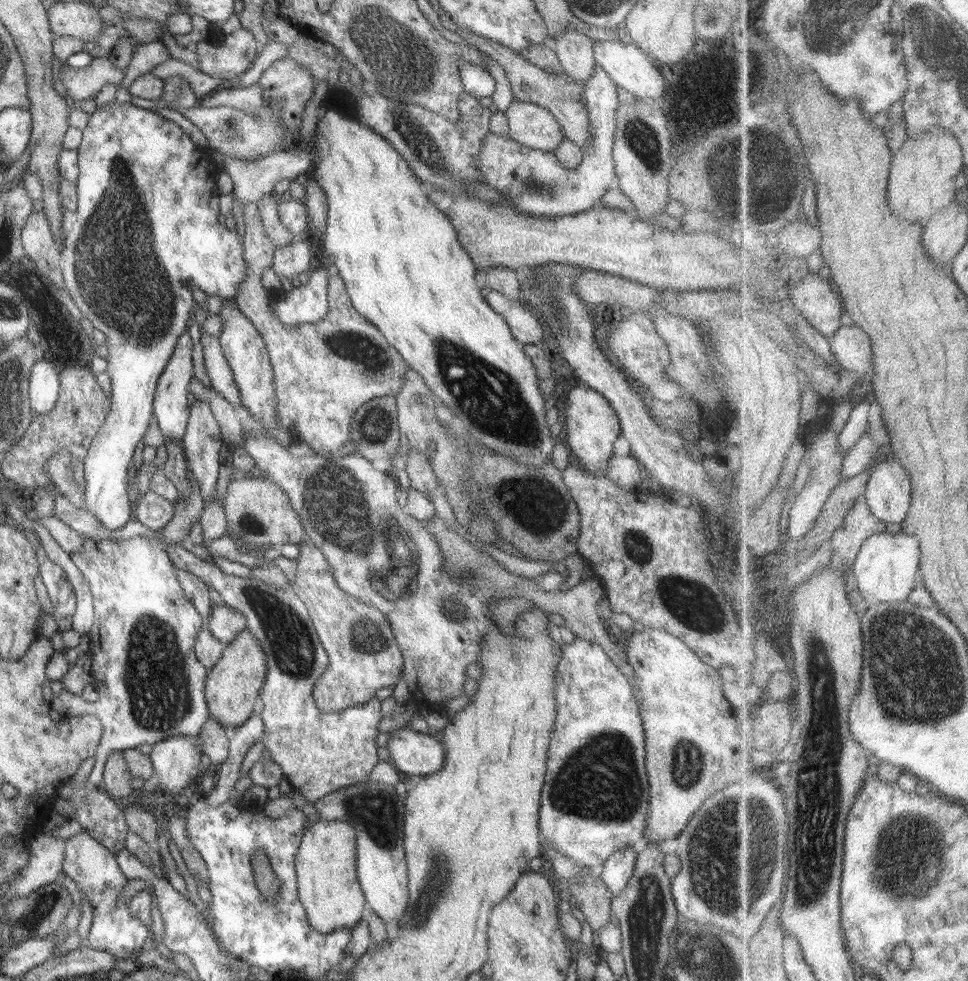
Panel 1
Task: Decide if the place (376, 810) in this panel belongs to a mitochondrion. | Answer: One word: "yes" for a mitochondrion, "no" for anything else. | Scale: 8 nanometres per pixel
yes

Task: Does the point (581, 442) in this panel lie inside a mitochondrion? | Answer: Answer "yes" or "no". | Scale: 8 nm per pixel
no

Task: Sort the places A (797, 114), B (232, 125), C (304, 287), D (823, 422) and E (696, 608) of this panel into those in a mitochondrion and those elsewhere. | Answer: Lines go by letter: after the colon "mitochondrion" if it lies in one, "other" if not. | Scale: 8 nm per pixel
A: other
B: mitochondrion
C: other
D: other
E: mitochondrion

